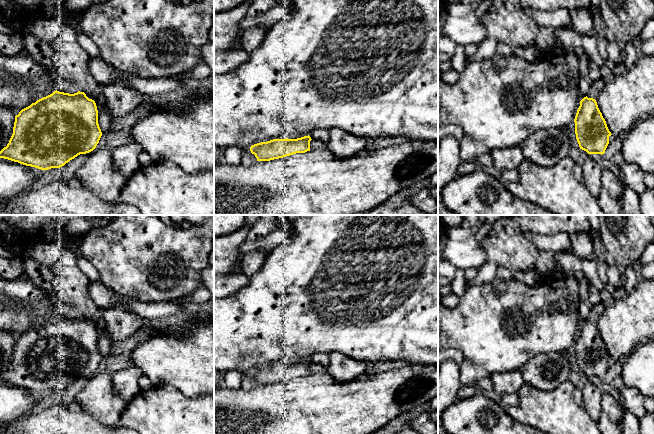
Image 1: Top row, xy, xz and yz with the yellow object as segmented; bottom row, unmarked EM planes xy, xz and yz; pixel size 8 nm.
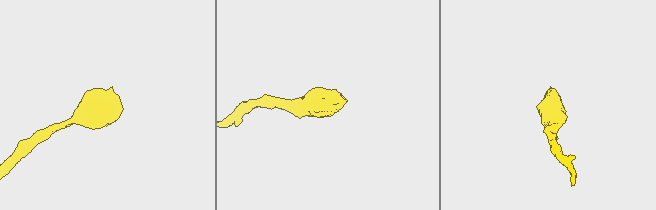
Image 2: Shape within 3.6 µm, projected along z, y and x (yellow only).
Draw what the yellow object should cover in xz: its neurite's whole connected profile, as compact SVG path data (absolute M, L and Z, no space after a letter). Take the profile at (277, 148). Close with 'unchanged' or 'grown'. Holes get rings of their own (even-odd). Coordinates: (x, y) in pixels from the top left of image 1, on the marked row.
M308 135L297 139L273 139L257 143L250 147L250 151L255 155L257 161L270 161L296 153L322 149L326 146L322 141L312 139Z; grown

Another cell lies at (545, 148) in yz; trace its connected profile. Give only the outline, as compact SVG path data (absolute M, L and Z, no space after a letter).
M563 128L539 130L520 144L523 155L542 167L552 167L568 156L570 139Z

